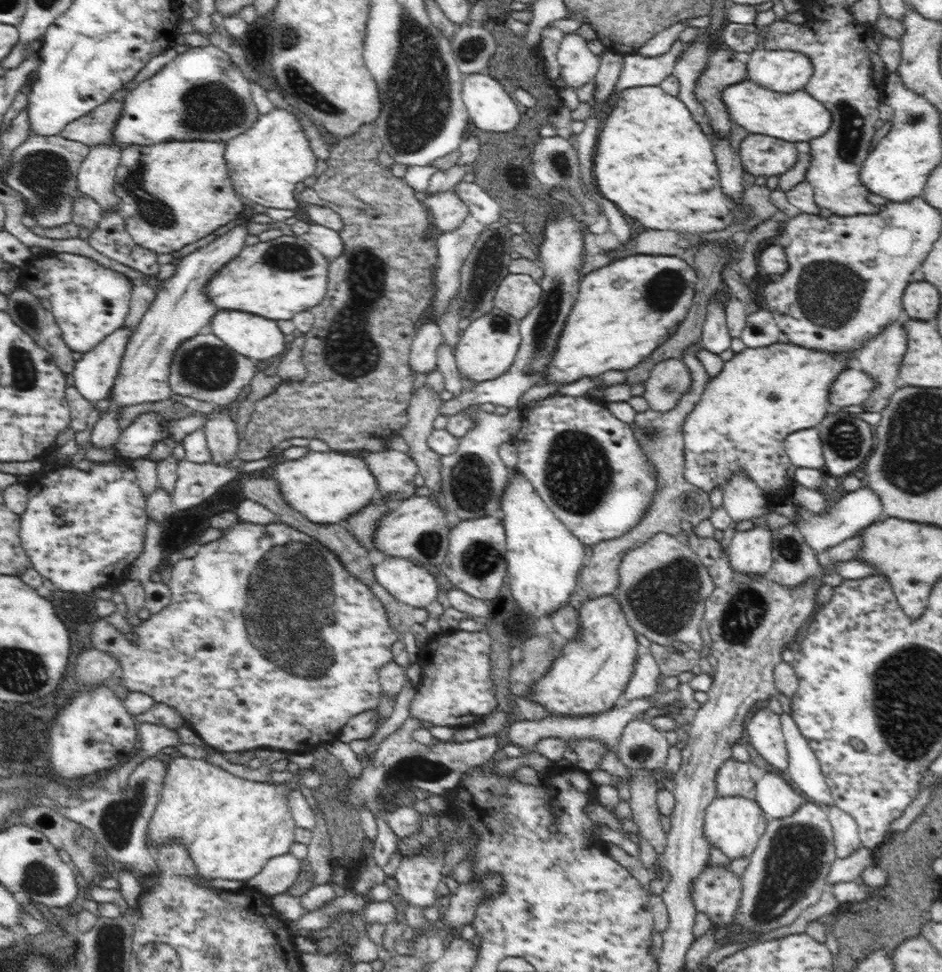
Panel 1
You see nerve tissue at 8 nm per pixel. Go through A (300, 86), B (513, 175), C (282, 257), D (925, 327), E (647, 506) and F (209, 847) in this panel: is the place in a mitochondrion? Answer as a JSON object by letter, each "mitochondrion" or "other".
{"A":"mitochondrion","B":"other","C":"mitochondrion","D":"other","E":"other","F":"other"}

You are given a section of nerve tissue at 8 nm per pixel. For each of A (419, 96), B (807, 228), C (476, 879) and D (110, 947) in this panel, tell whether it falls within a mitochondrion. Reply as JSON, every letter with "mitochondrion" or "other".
{"A":"mitochondrion","B":"other","C":"other","D":"mitochondrion"}

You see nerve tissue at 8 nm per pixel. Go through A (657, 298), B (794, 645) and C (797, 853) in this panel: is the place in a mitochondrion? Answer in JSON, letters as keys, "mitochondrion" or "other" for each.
{"A":"mitochondrion","B":"other","C":"mitochondrion"}

